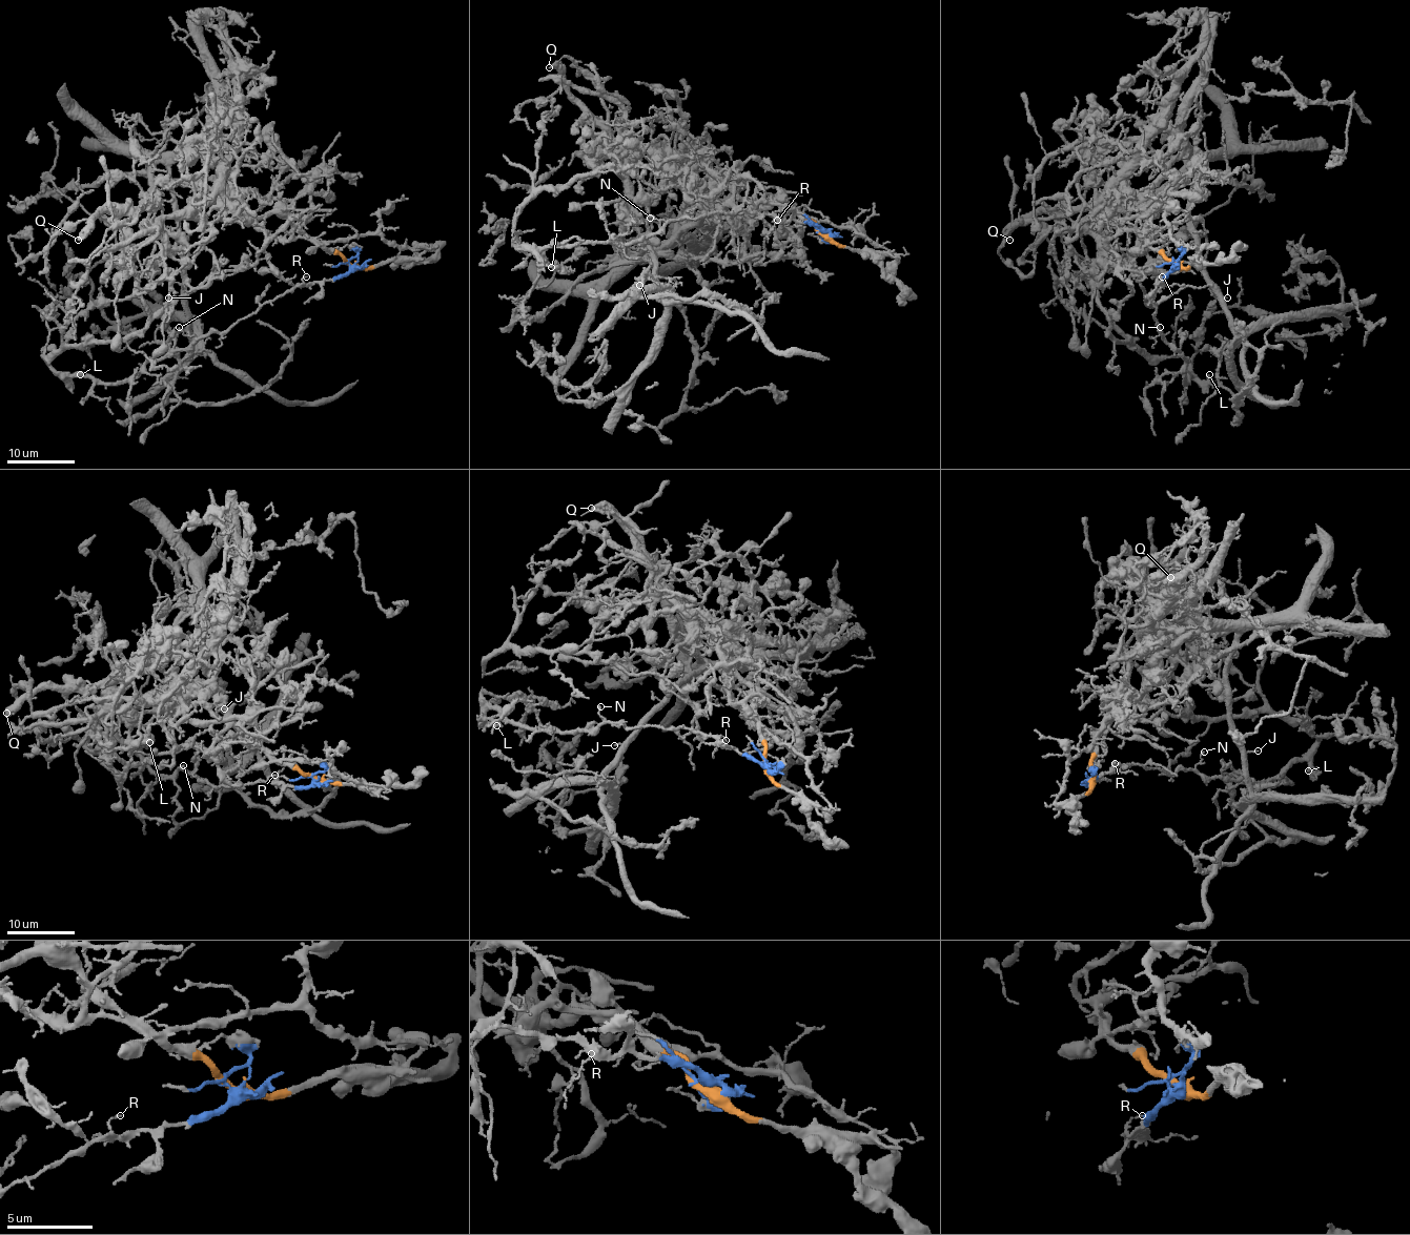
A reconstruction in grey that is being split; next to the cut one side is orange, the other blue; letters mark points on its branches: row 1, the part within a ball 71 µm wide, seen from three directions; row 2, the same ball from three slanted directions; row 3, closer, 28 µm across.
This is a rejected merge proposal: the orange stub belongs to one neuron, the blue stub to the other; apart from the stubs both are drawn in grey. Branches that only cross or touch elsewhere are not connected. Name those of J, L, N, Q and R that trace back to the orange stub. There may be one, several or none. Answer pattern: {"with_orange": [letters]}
{"with_orange": ["J", "Q"]}

